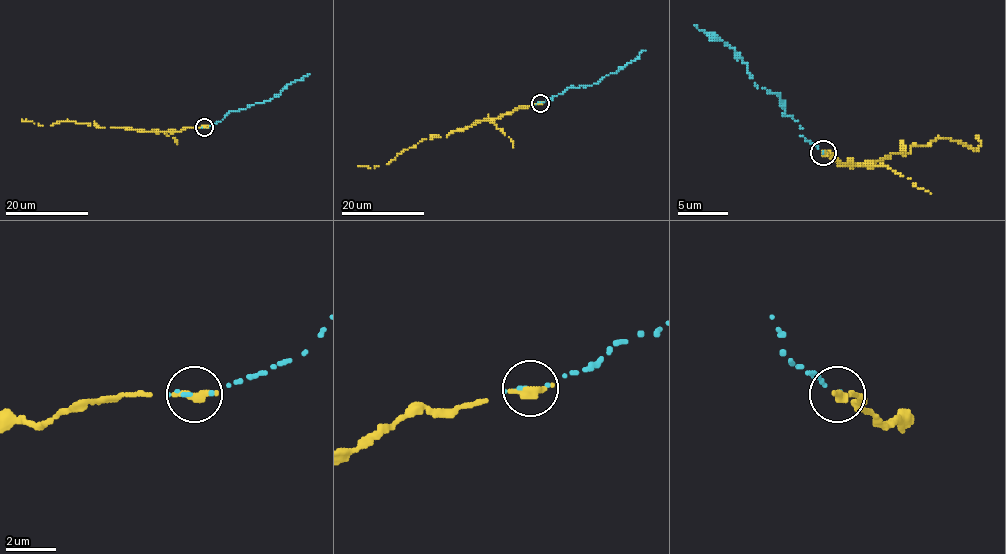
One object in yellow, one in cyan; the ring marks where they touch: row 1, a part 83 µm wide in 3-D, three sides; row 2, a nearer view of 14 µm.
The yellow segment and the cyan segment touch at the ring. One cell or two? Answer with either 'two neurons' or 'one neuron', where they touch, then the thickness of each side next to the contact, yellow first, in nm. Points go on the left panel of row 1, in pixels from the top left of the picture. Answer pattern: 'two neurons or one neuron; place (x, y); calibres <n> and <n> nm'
two neurons; place (204, 127); calibres 420 and 160 nm

